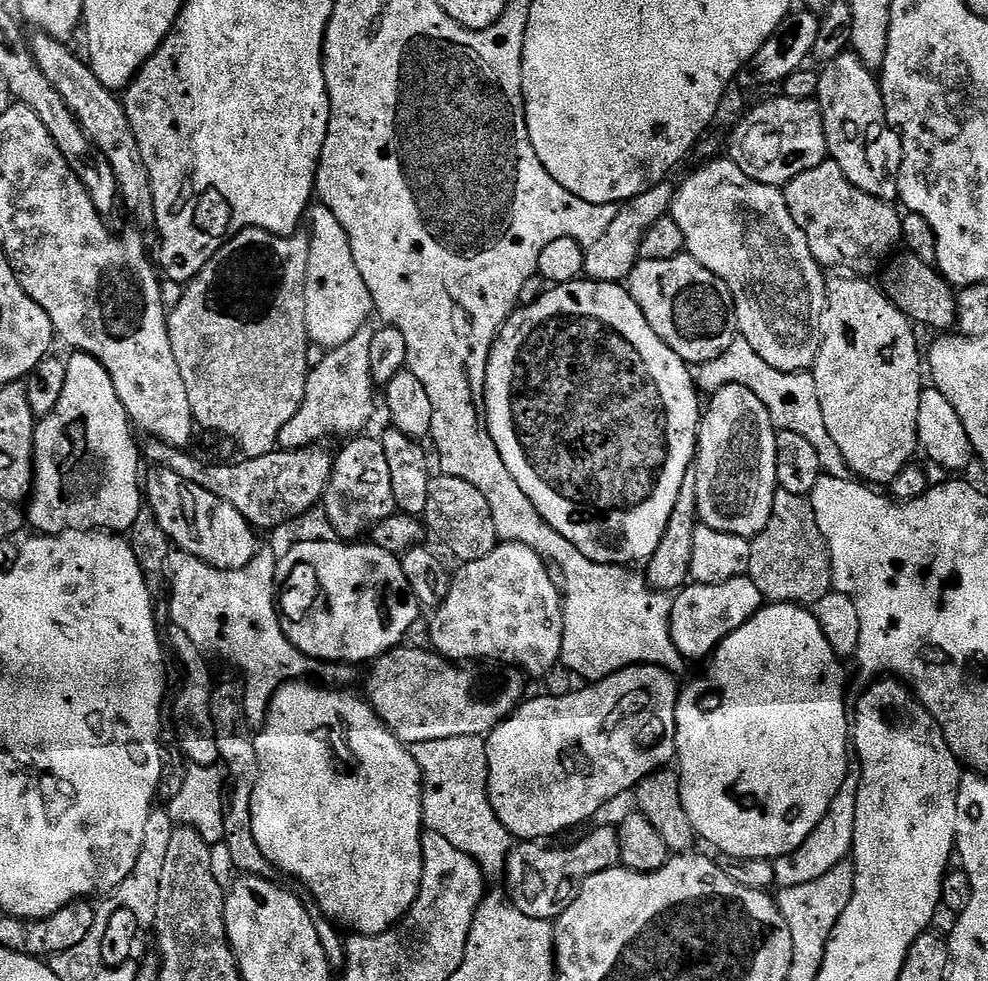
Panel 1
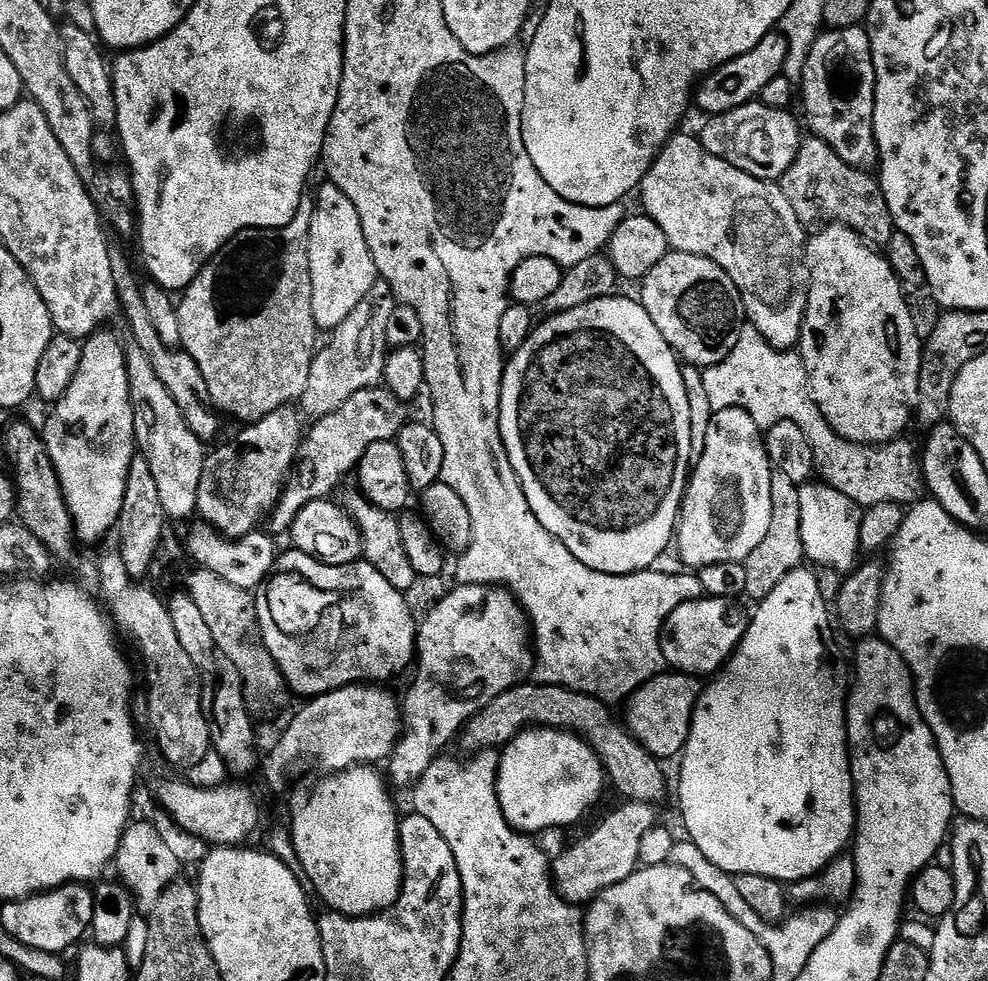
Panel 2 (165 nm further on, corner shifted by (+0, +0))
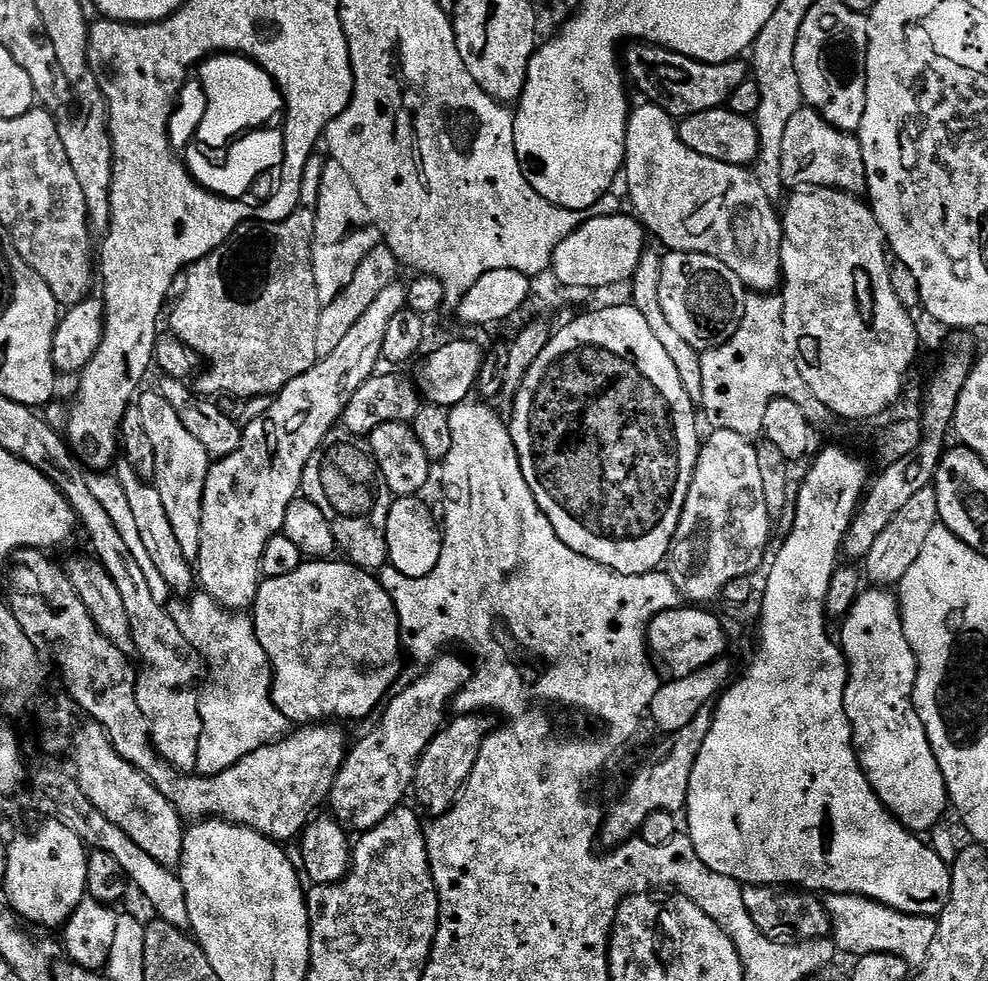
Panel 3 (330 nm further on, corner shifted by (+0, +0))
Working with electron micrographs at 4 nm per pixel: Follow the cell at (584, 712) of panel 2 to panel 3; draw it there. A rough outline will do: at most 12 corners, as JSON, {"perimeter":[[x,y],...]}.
{"perimeter":[[449,719],[426,746],[411,791],[443,816],[460,799],[494,728]]}

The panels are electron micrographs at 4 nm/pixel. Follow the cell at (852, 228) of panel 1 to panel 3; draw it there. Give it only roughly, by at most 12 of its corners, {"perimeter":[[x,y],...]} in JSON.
{"perimeter":[[802,107],[782,141],[788,190],[868,191],[862,146]]}

